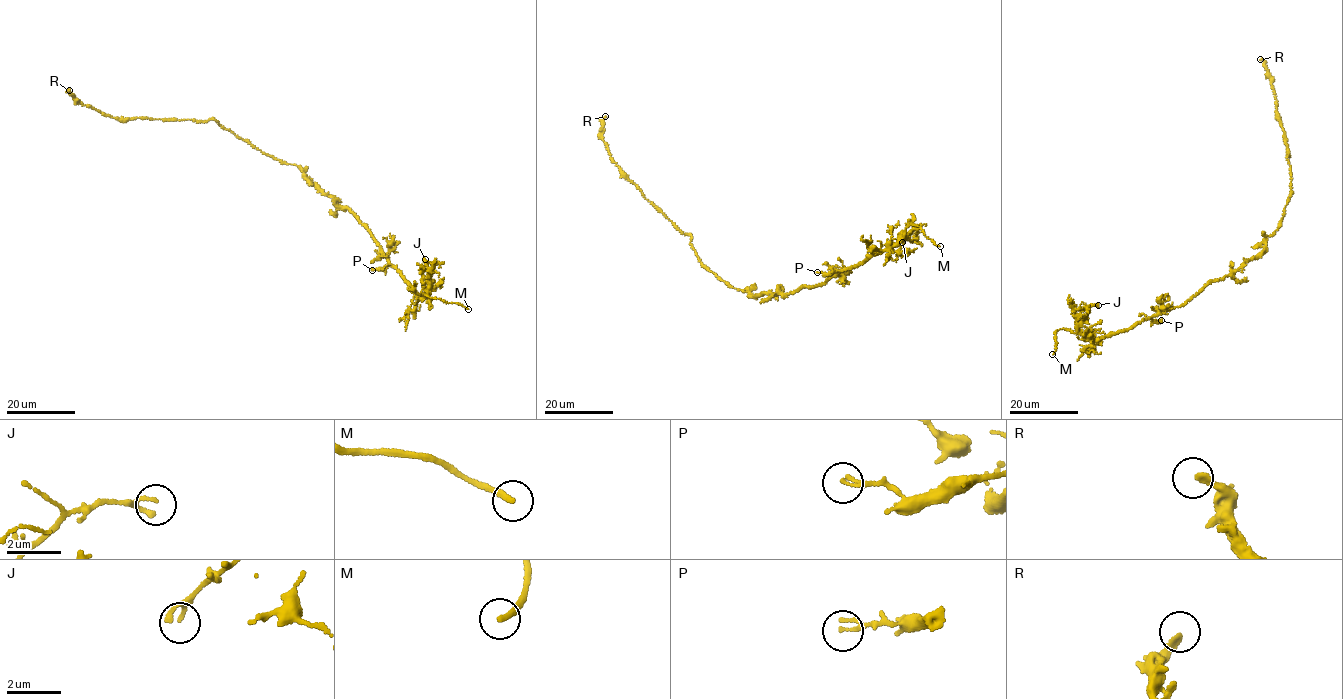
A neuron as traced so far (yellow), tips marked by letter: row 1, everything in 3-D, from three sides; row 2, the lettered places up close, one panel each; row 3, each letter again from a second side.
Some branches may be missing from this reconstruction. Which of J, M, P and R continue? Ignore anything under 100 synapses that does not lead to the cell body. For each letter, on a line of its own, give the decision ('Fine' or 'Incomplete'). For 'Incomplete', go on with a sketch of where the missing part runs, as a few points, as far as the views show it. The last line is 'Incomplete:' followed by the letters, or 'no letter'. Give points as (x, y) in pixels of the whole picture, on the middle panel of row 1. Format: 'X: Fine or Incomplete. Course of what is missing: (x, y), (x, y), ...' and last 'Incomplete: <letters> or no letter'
J: Fine
M: Incomplete. Course of what is missing: (940, 246), (972, 252), (997, 273)
P: Fine
R: Fine
Incomplete: M

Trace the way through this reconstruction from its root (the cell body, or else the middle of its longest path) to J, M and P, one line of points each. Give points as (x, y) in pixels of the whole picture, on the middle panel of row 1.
J: (753, 295), (790, 294), (801, 288), (821, 285), (841, 271), (887, 252), (909, 233), (902, 242)
M: (753, 295), (790, 294), (821, 285), (841, 271), (887, 251), (912, 224), (919, 226), (940, 246)
P: (753, 295), (790, 294), (801, 288), (821, 285), (839, 271), (817, 272)

